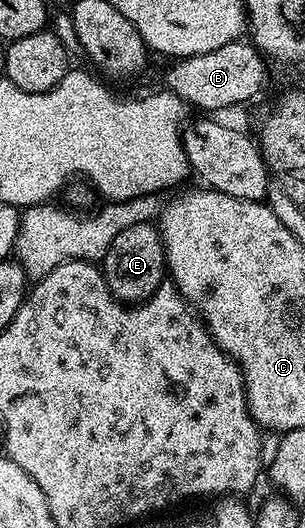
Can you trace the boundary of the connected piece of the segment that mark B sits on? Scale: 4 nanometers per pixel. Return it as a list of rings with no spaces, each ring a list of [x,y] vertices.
[[[241,40],[219,46],[219,50],[187,56],[170,64],[173,65],[165,72],[164,87],[178,94],[194,109],[202,108],[205,114],[217,114],[220,108],[233,108],[259,95],[270,68],[258,48]]]

